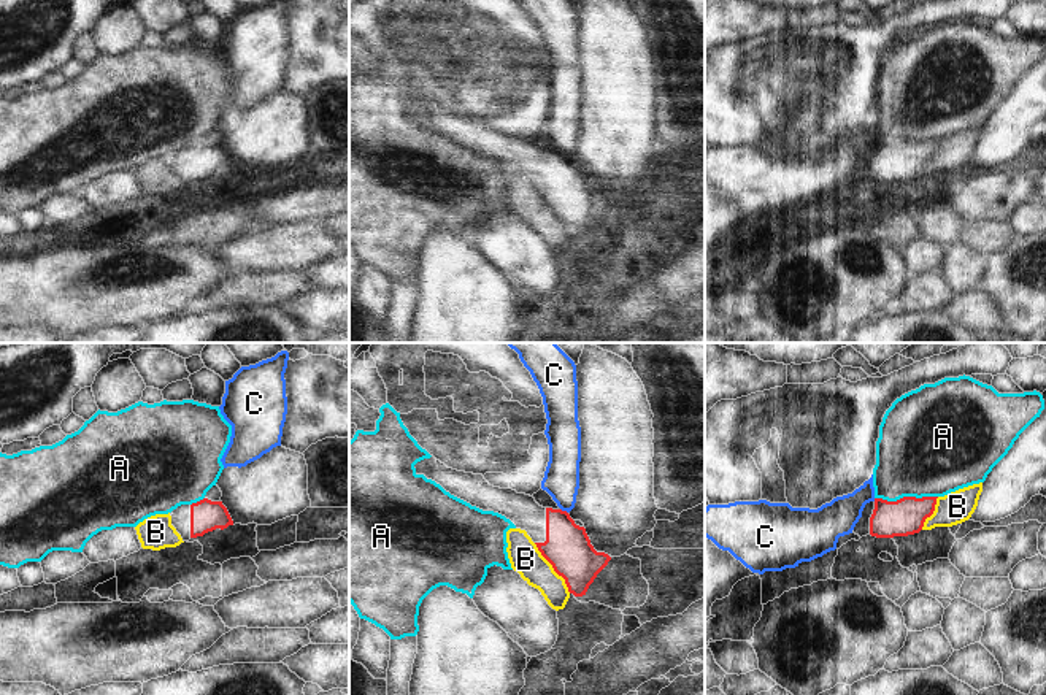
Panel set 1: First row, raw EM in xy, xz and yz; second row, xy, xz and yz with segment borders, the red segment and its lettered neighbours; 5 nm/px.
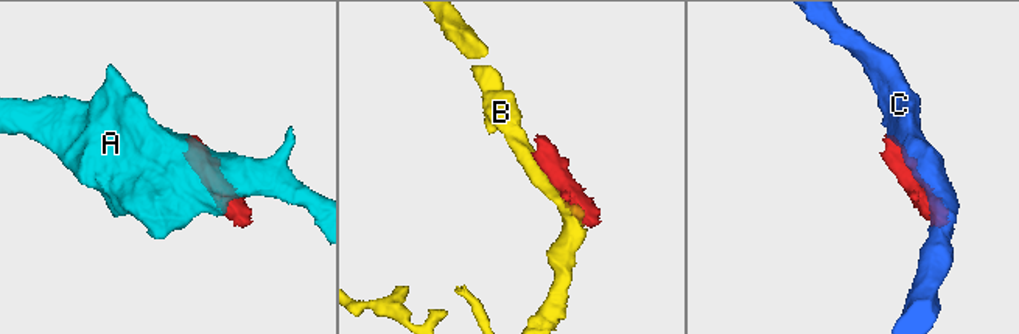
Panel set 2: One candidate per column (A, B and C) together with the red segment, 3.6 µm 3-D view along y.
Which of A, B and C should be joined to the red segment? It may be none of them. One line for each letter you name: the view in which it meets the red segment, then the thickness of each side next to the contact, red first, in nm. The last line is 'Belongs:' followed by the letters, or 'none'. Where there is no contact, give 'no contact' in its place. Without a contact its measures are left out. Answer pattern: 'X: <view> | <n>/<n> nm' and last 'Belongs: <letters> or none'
Belongs: none

